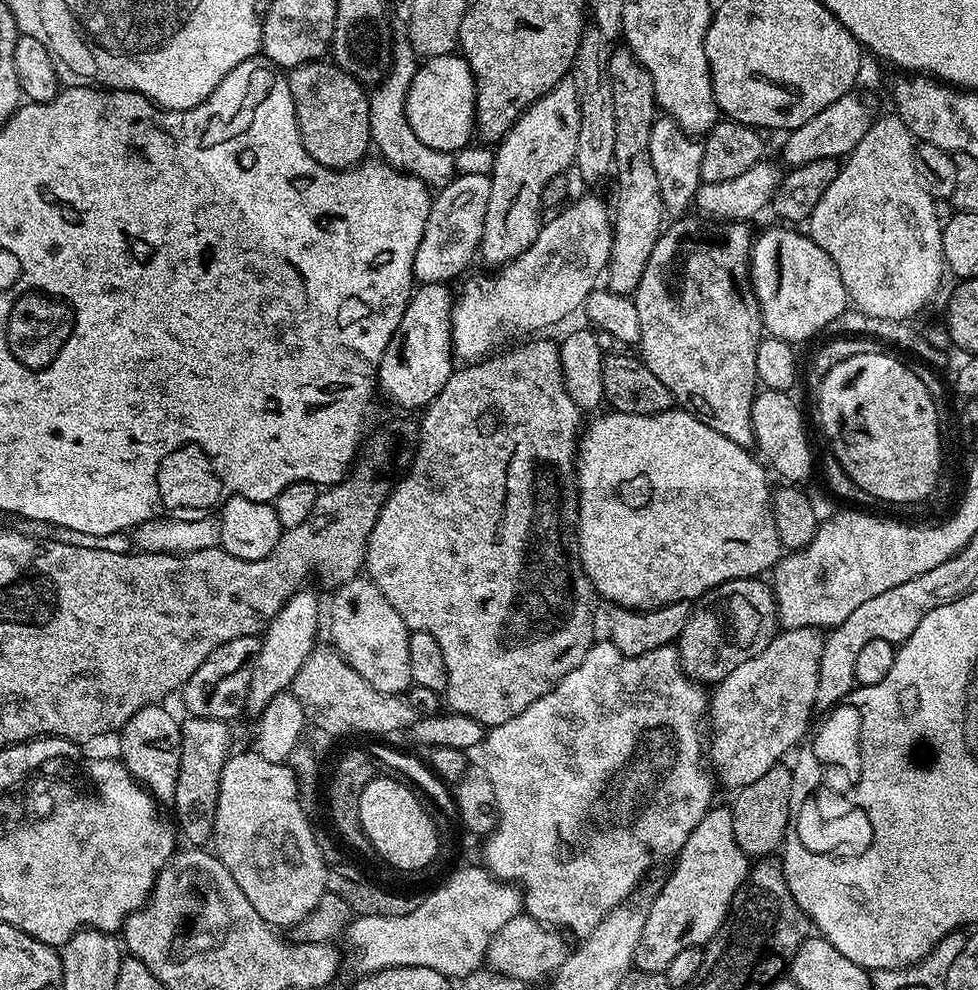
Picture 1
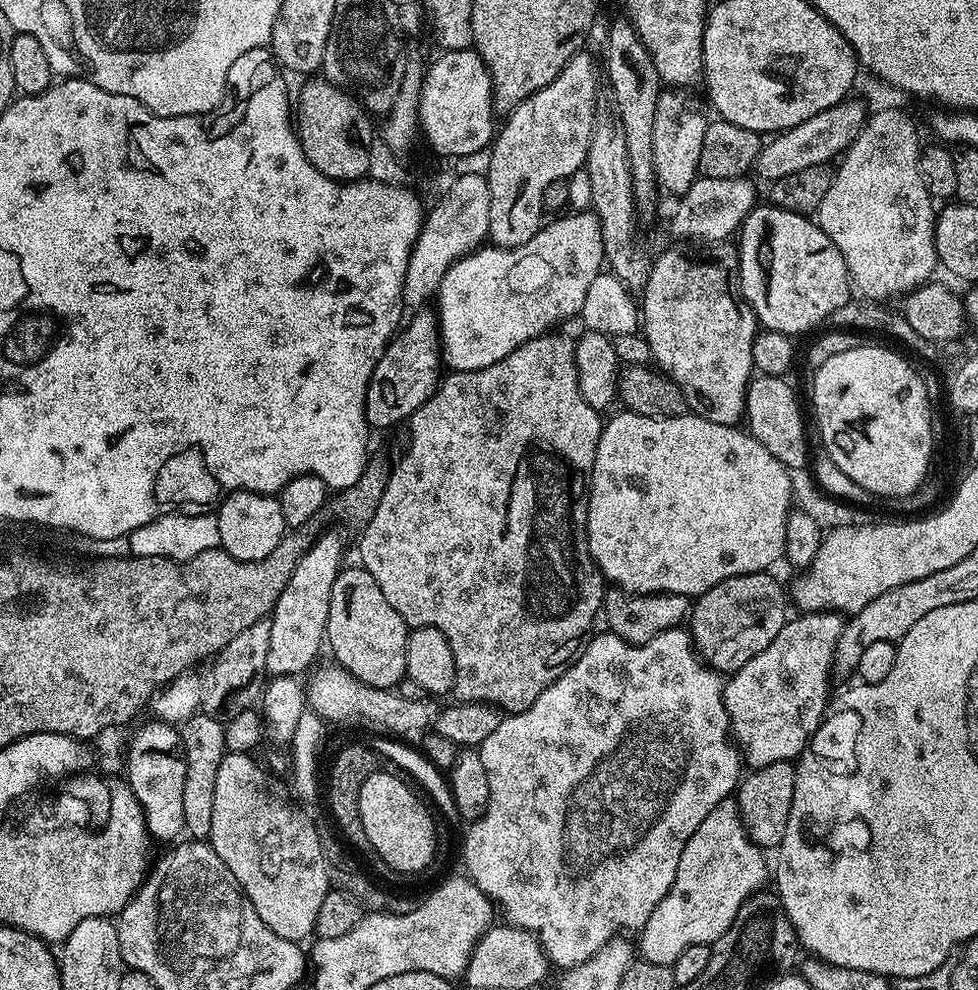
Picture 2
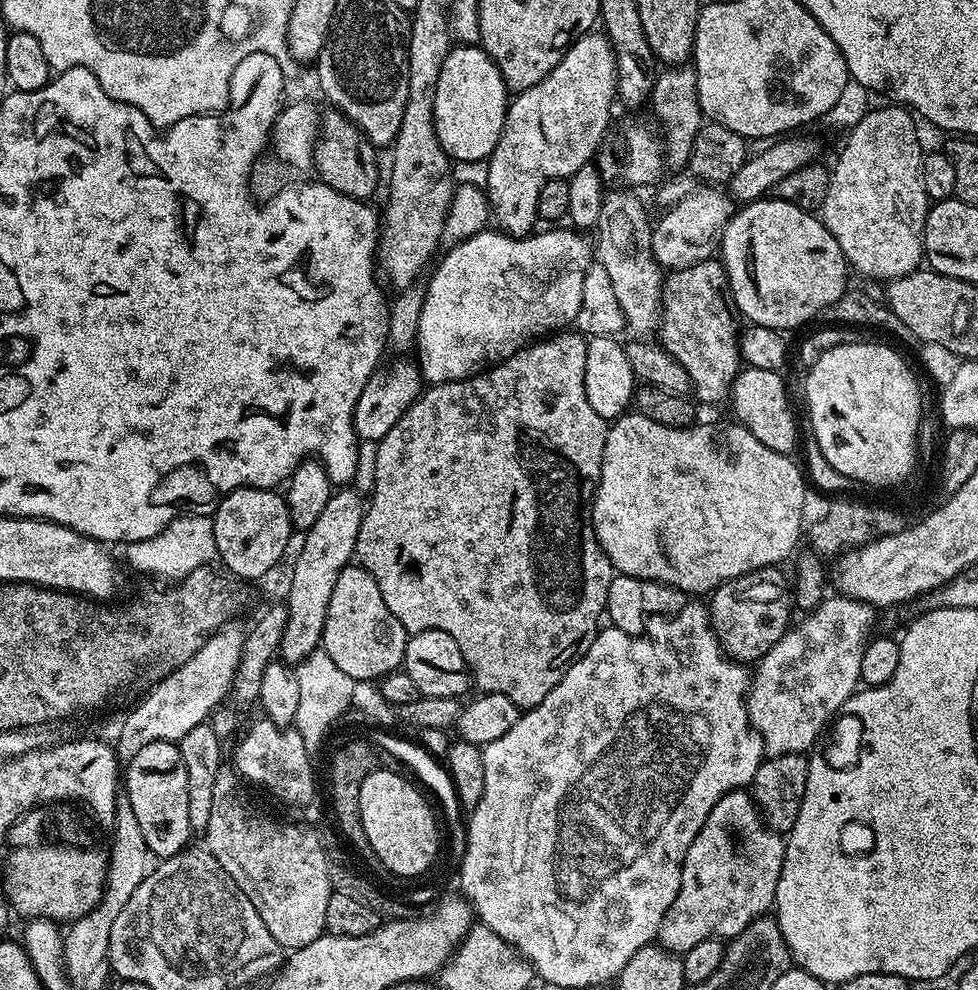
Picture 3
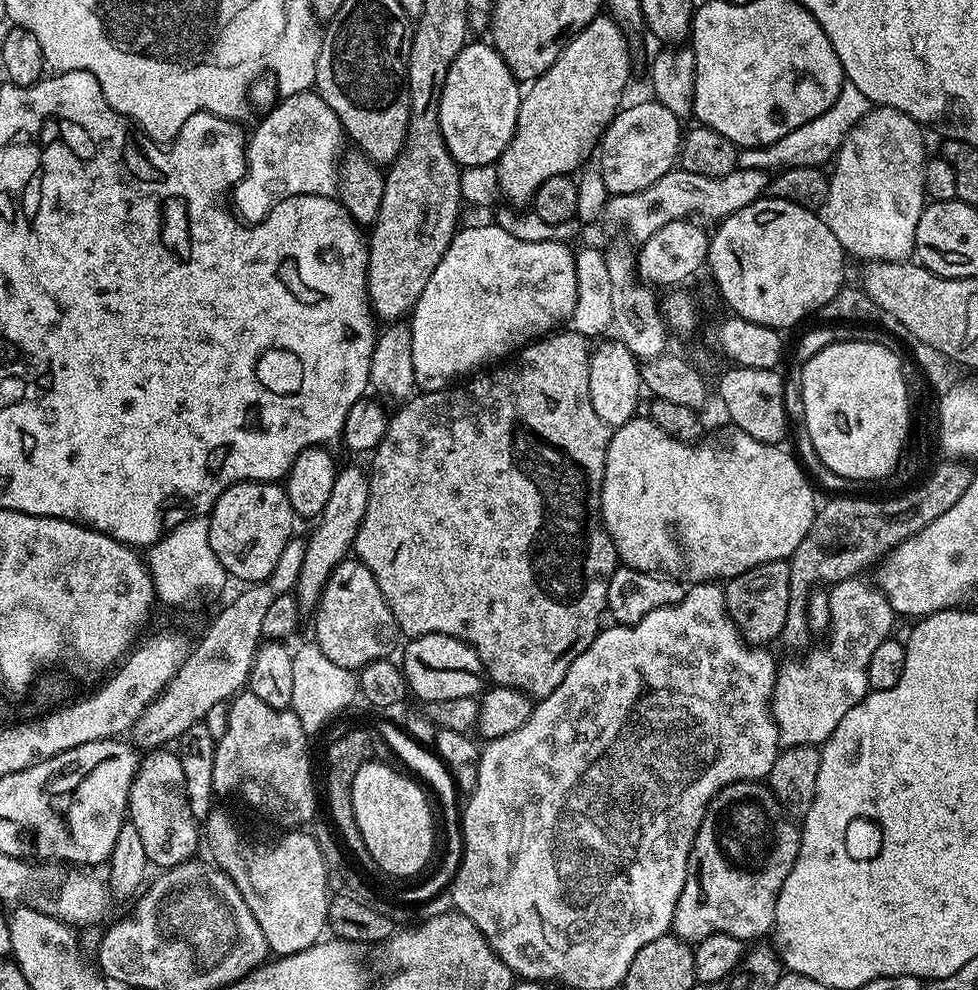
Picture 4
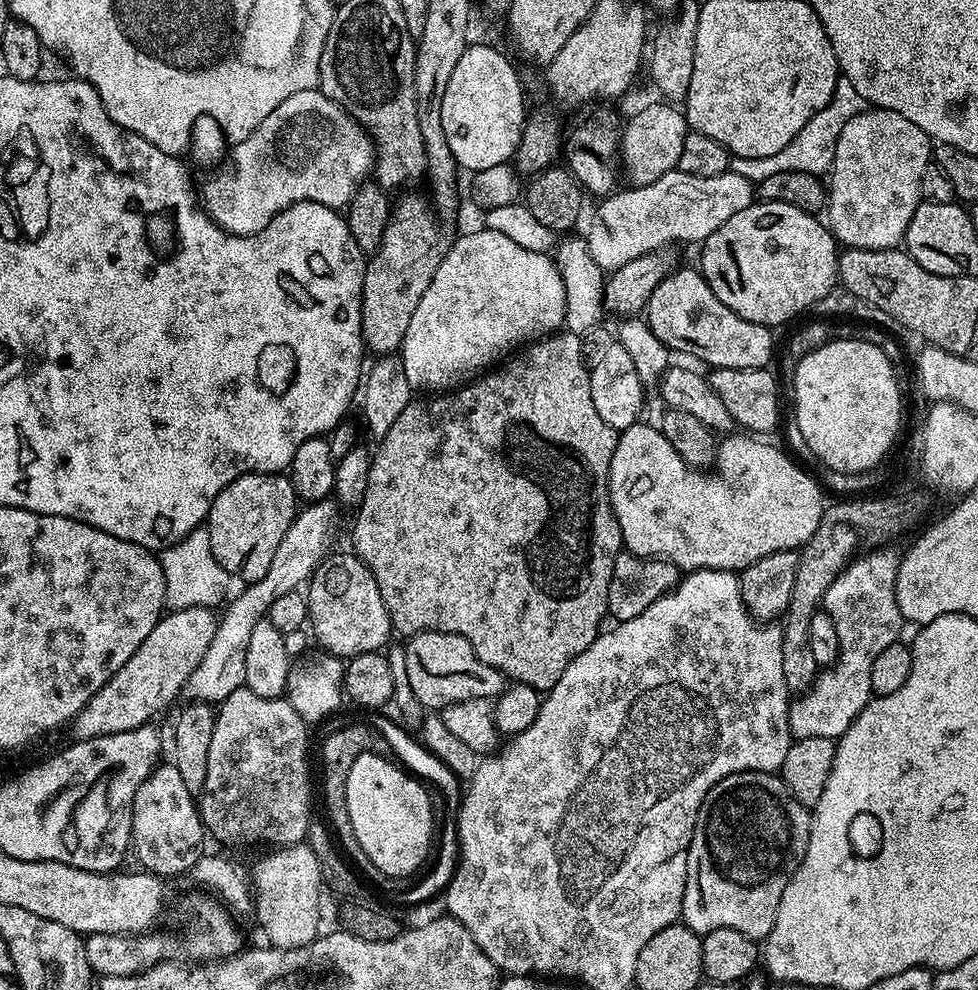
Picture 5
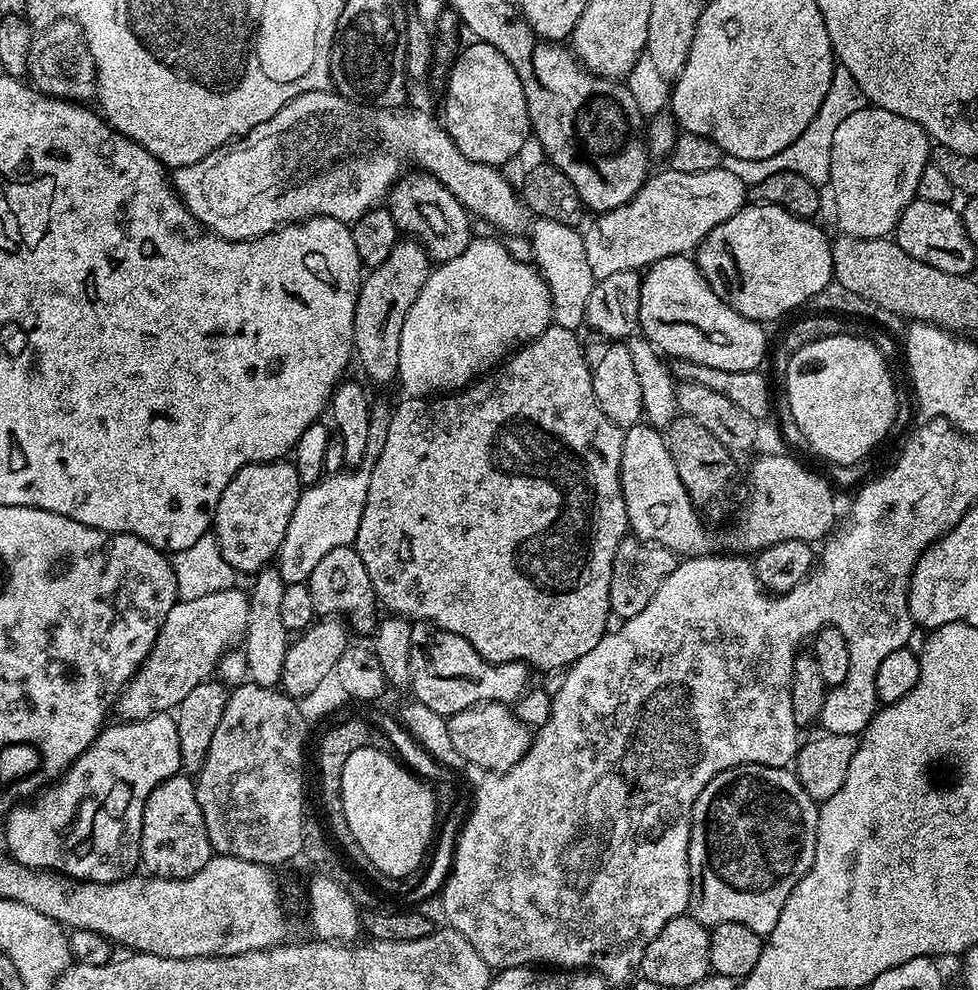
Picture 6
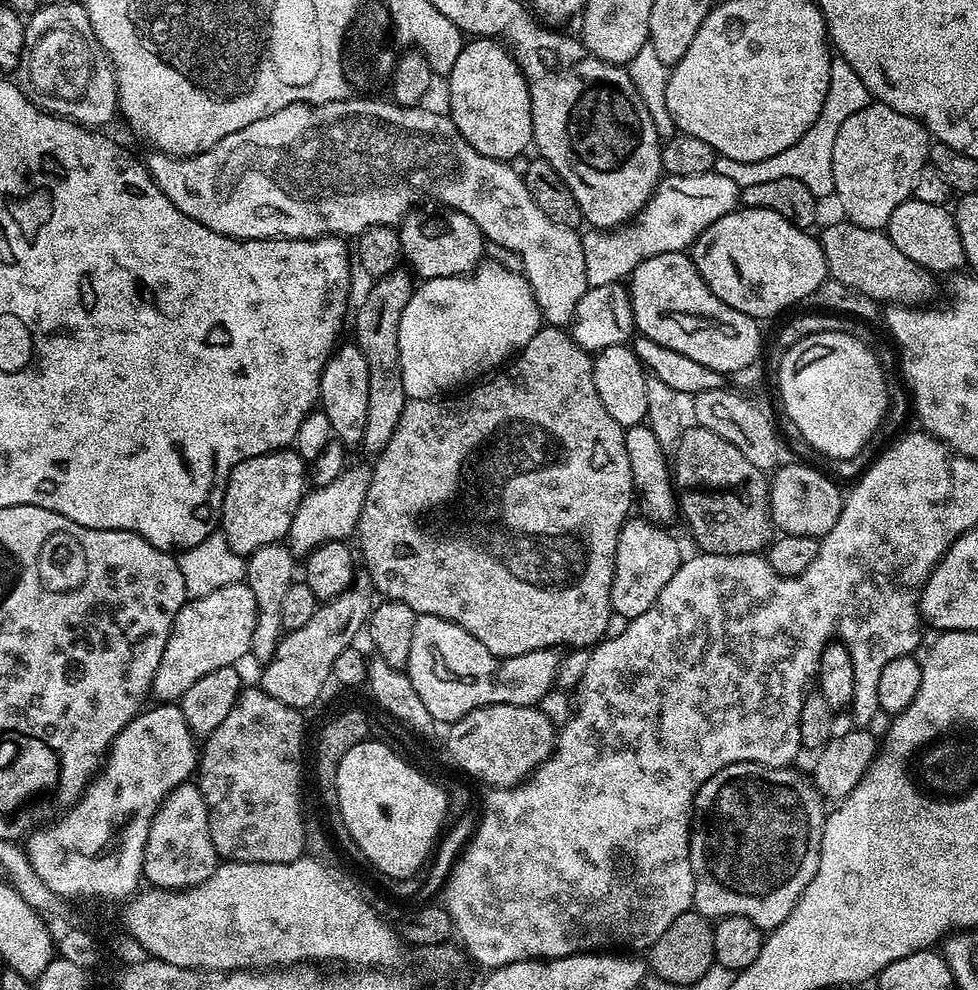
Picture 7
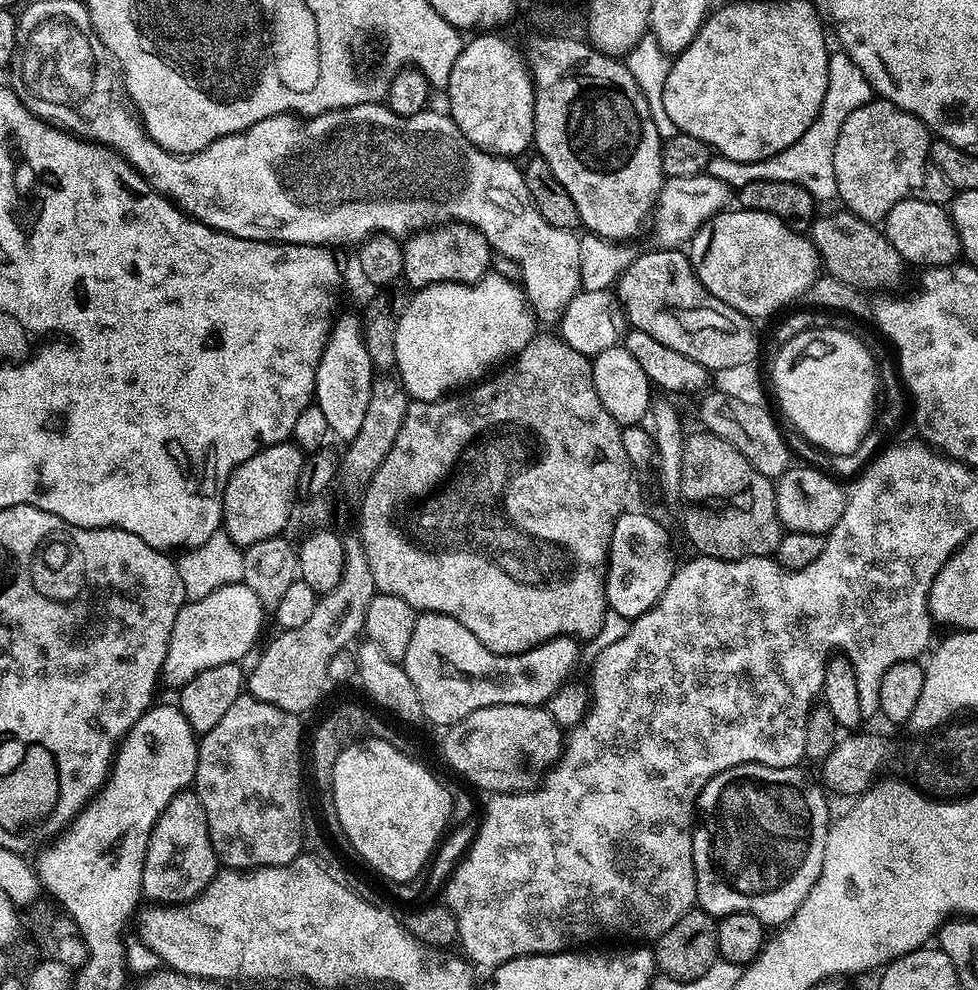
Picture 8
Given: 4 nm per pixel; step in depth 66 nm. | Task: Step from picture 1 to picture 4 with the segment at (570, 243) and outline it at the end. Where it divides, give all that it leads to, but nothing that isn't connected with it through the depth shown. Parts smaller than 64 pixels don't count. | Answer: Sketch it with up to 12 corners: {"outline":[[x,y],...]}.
{"outline":[[461,227],[410,313],[440,392],[571,321],[562,241]]}

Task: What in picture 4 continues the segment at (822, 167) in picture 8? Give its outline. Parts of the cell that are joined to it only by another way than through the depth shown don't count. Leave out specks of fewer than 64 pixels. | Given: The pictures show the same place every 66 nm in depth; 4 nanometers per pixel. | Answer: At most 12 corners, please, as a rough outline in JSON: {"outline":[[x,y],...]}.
{"outline":[[845,82],[834,106],[765,148],[739,153],[741,168],[828,163],[874,105]]}

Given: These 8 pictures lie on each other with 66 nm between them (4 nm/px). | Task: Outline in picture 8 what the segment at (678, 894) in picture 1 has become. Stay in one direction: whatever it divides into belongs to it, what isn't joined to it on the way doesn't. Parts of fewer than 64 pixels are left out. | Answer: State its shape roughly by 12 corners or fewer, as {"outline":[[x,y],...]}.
{"outline":[[799,767],[702,790],[696,904],[783,926],[822,870],[828,800]]}

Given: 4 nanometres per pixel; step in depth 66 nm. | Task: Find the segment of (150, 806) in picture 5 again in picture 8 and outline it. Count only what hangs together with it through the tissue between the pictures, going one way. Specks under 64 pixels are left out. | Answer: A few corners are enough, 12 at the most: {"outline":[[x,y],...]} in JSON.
{"outline":[[179,792],[152,831],[143,895],[204,893],[217,871],[206,810]]}

